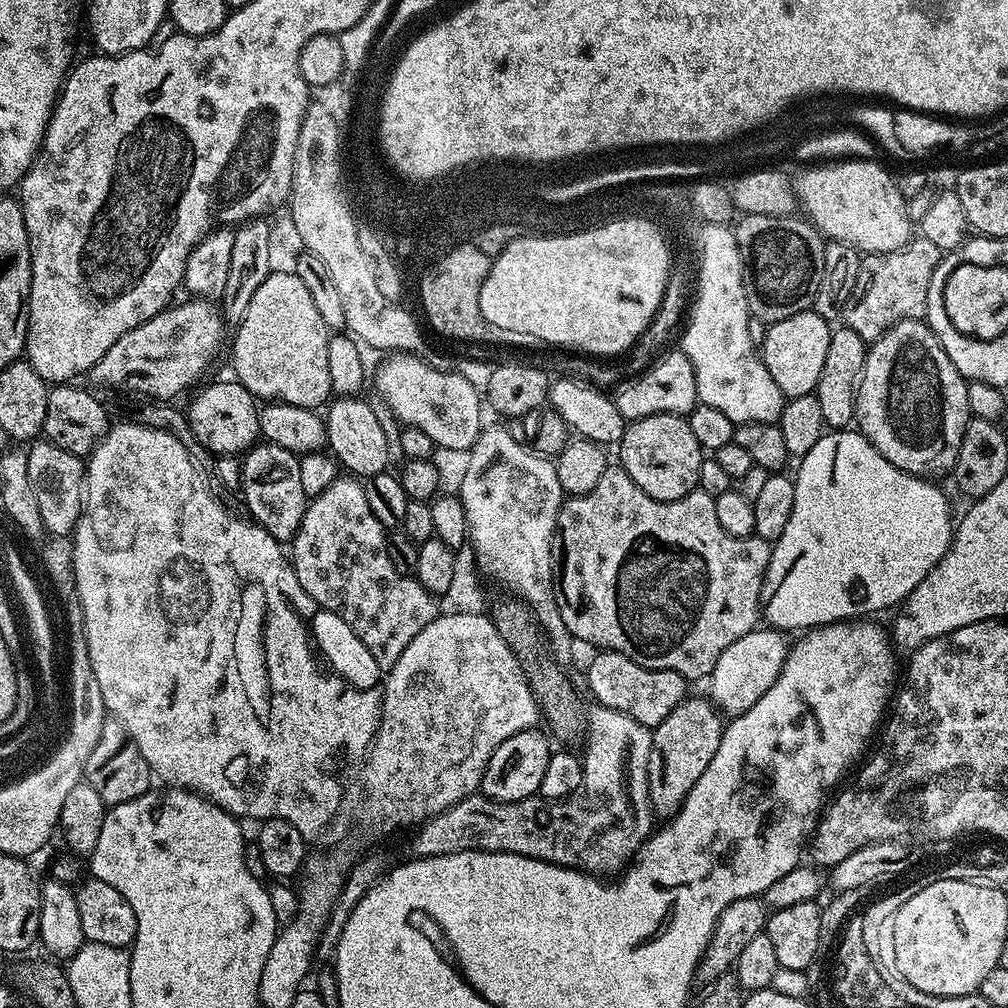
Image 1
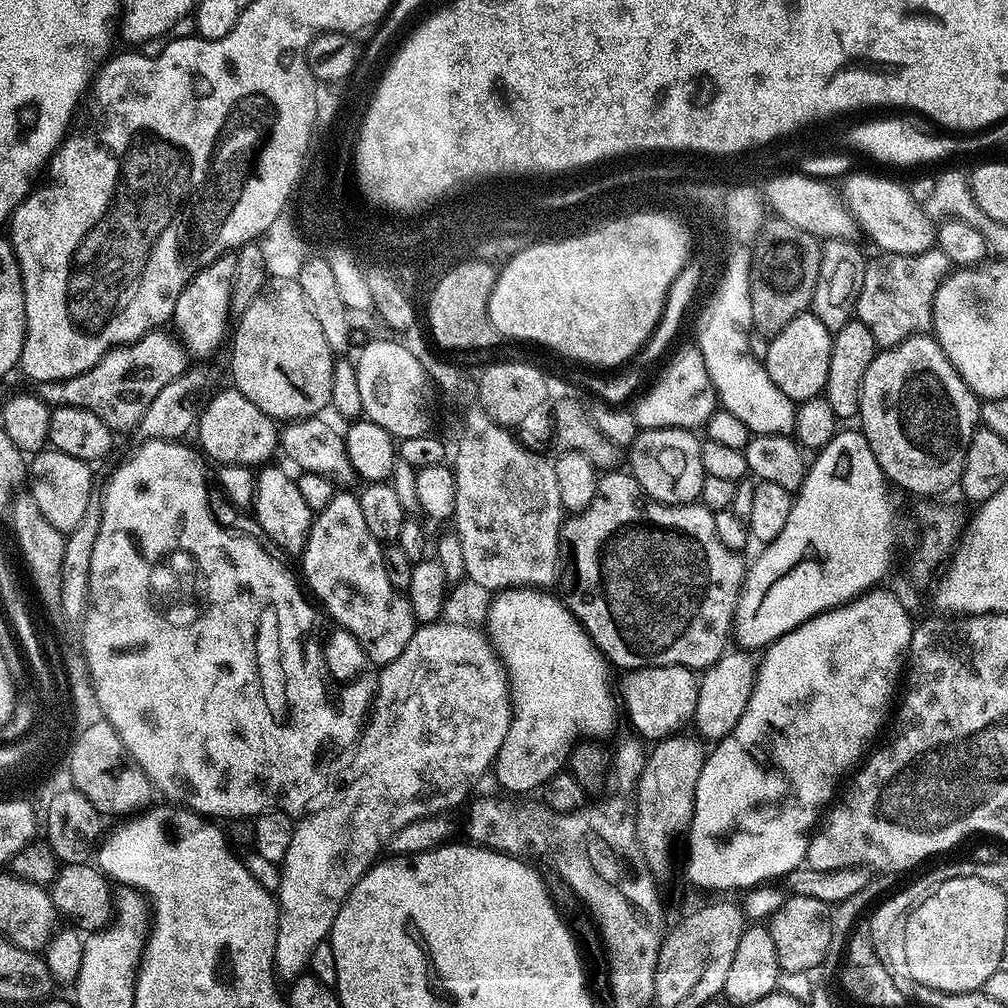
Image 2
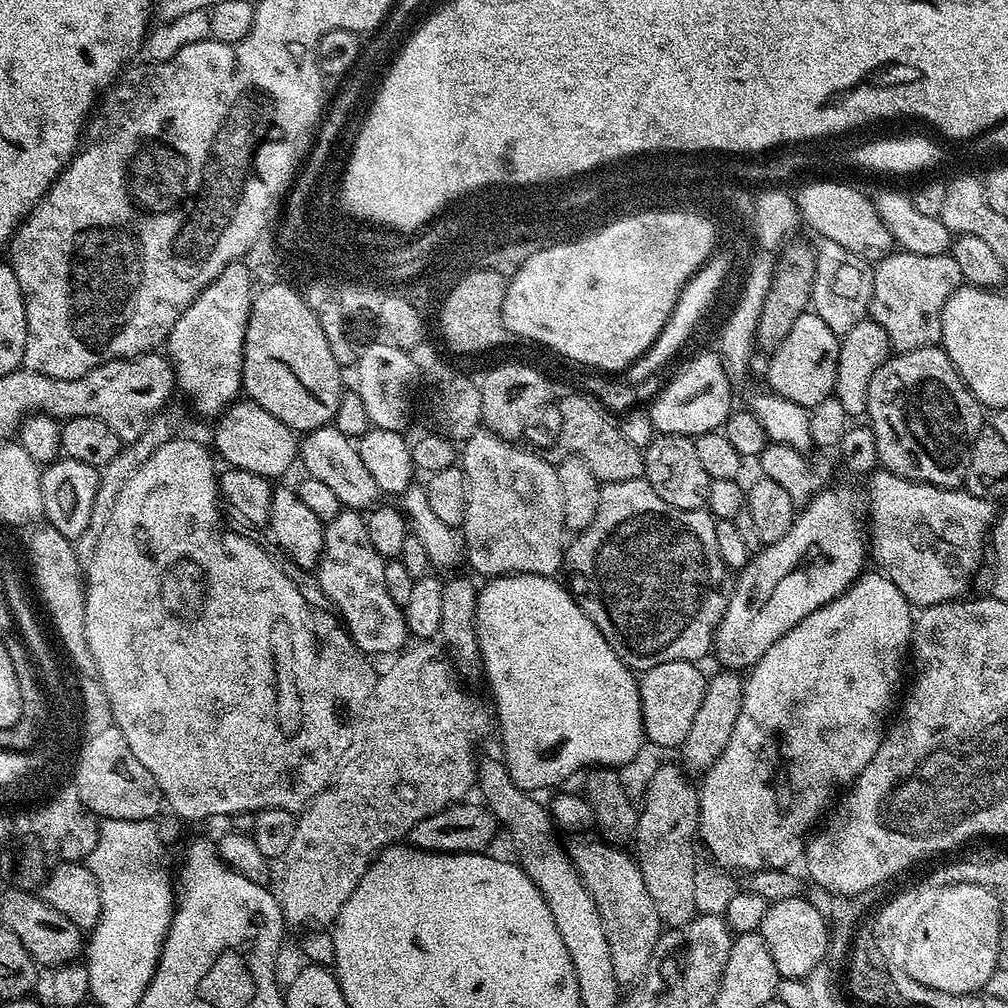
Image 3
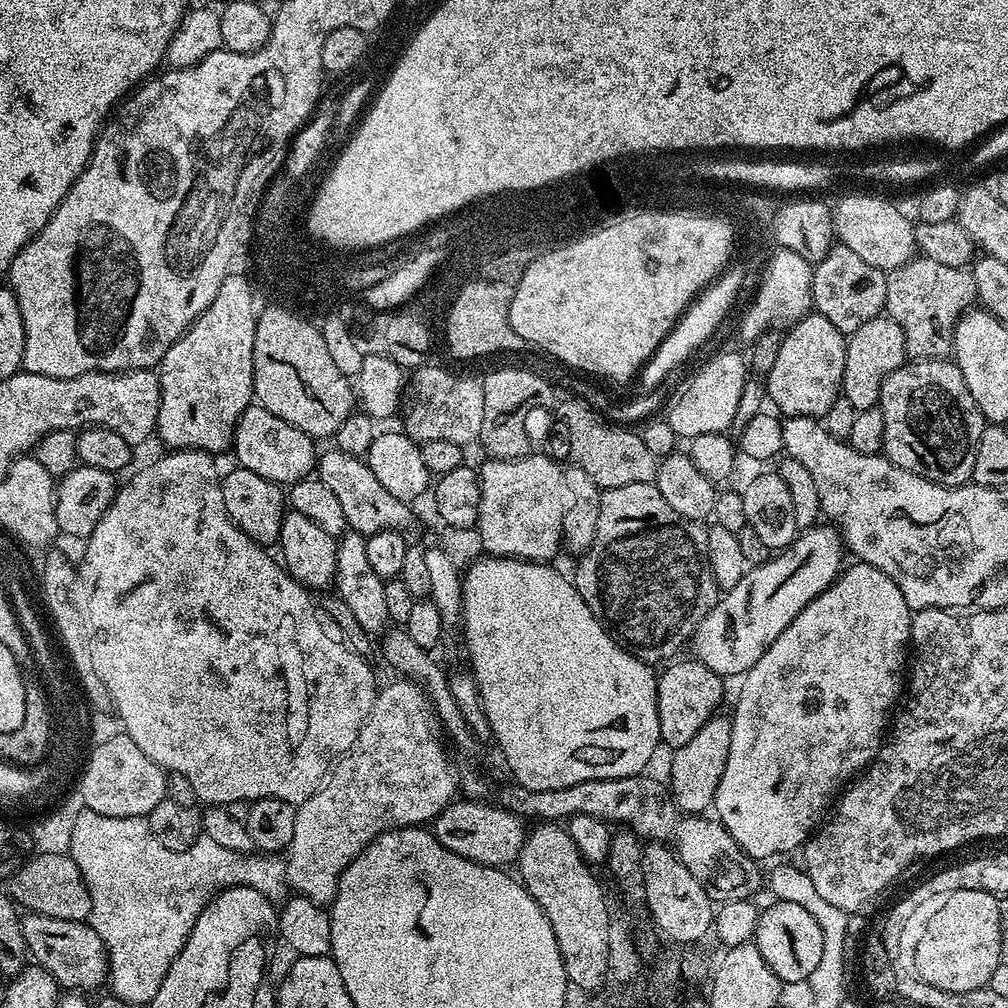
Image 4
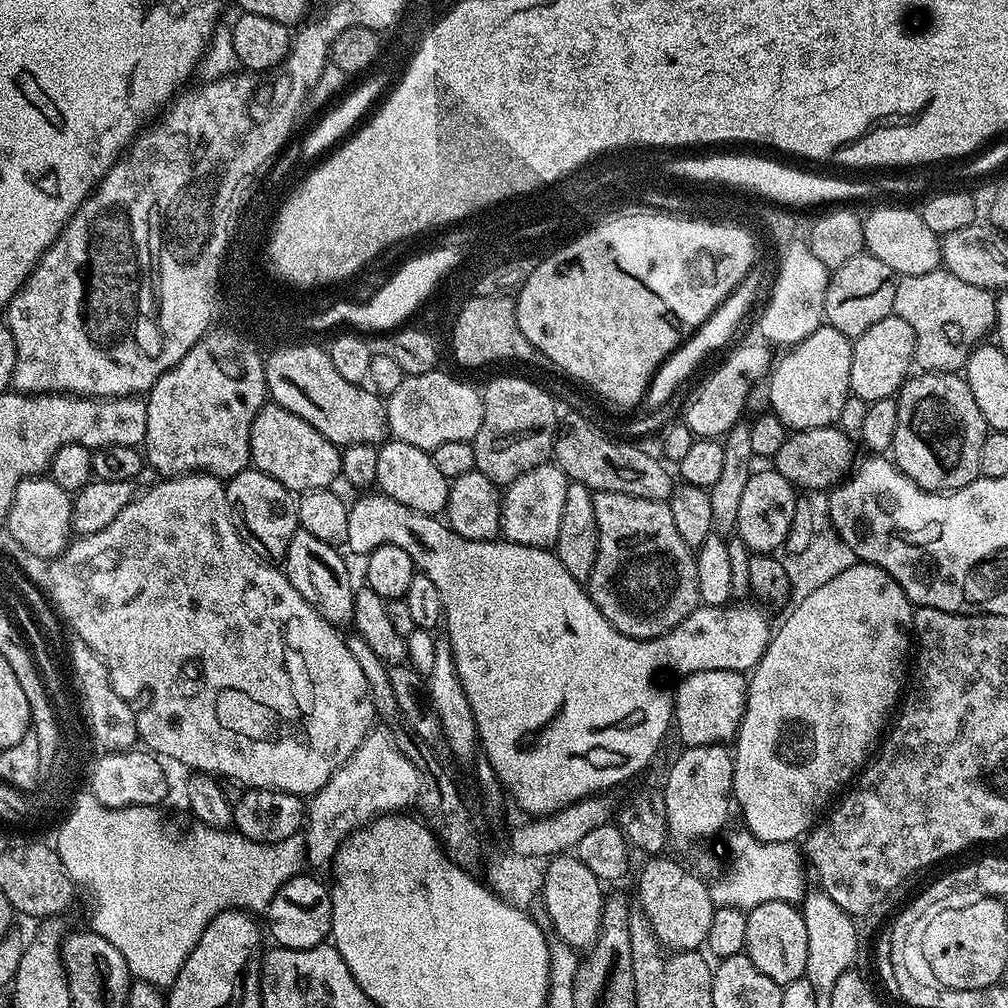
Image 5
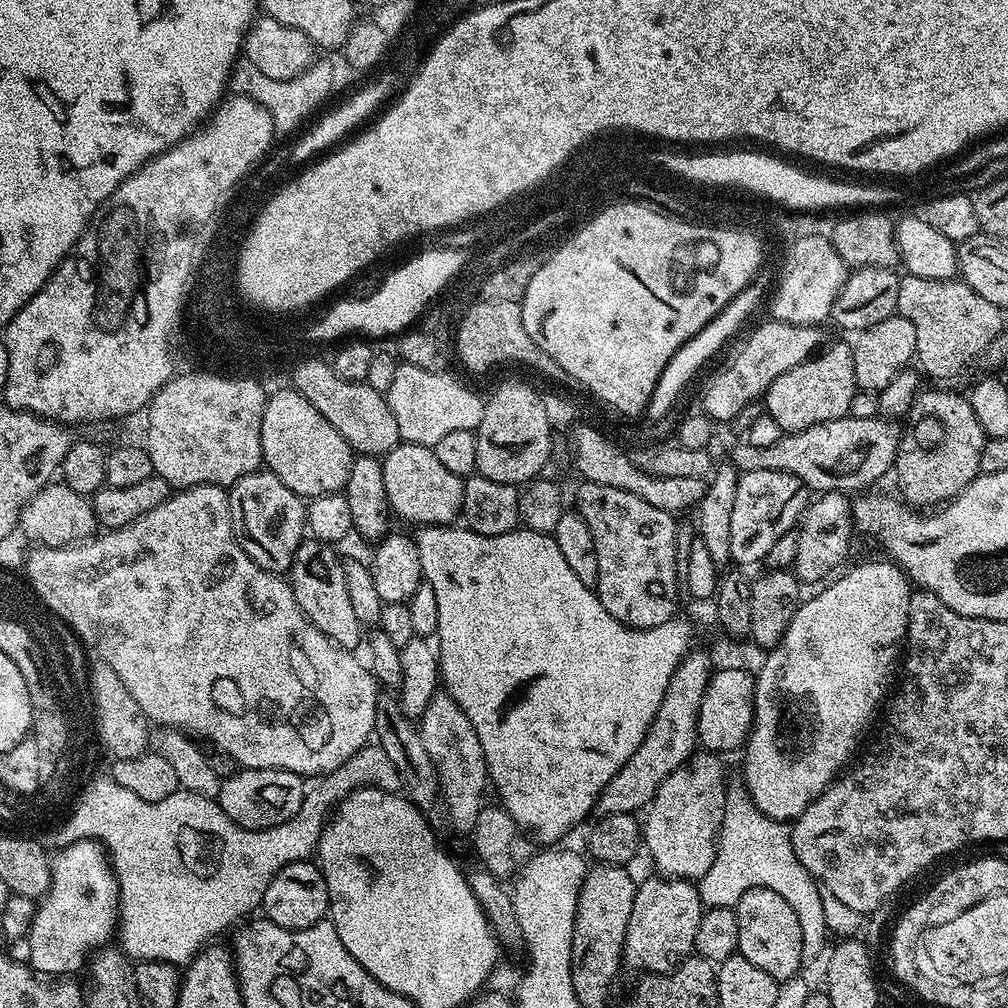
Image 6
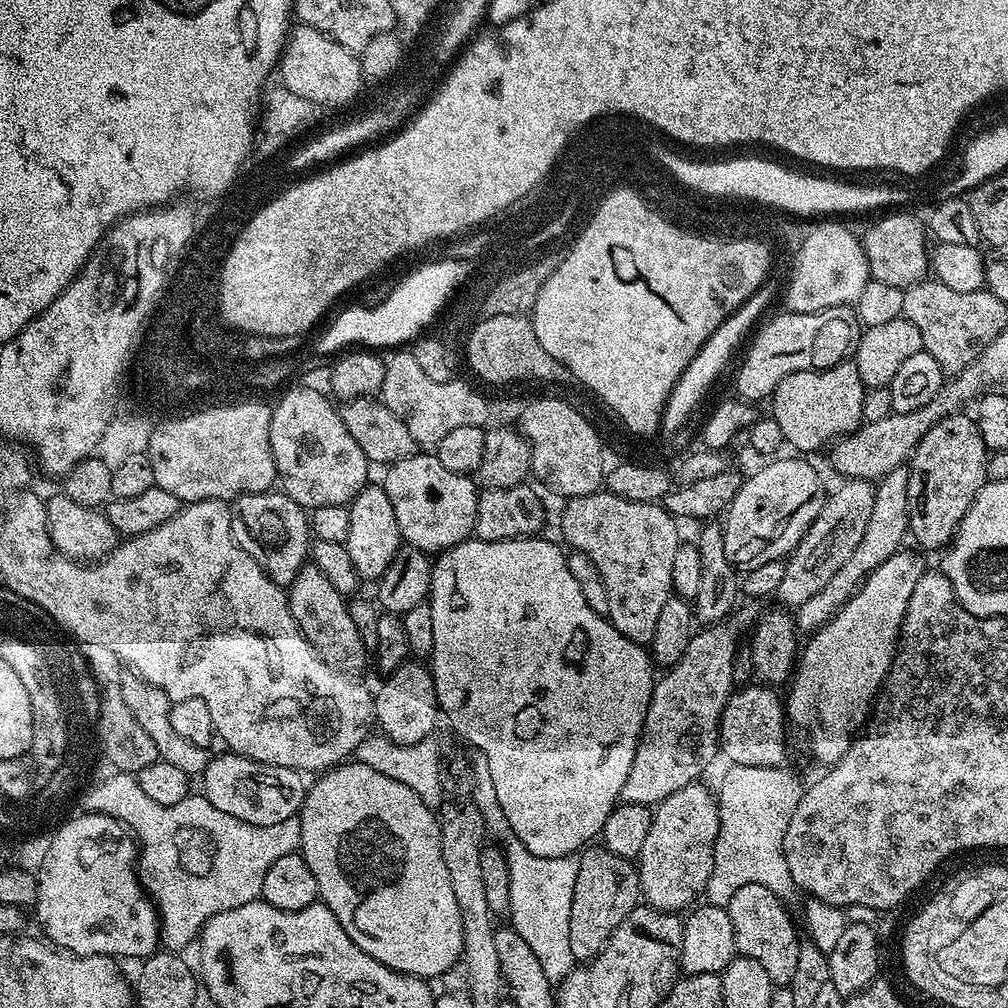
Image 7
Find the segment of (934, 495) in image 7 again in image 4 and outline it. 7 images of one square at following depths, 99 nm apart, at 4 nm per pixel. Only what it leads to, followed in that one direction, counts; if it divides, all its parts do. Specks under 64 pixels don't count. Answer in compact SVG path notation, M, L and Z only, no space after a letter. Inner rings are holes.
M912 358L901 364L894 374L886 378L886 382L882 382L878 407L884 419L882 452L893 464L933 480L936 484L959 486L971 481L974 454L978 454L978 438L982 438L986 421L974 398L970 398L970 390L966 390L966 378L962 378L962 370L951 359Z

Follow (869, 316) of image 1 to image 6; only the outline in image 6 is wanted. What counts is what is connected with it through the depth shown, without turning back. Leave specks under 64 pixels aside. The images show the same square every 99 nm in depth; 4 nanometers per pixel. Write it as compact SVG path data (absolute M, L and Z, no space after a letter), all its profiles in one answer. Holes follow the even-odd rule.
M907 274L900 276L898 286L898 306L896 311L906 322L914 325L916 339L915 363L925 377L933 376L933 381L944 382L951 376L956 376L975 356L981 357L987 347L994 342L1000 331L1006 326L1005 313L994 302L986 302L982 294L974 294L970 286L959 278L951 280L935 280L934 278L918 278Z

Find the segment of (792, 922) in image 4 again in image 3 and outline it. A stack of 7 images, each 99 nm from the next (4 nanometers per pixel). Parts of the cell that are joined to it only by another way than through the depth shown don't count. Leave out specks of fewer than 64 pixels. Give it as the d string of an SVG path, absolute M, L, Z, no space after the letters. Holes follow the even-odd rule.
M796 896L769 903L764 920L759 926L758 931L764 937L770 950L770 958L774 958L774 966L778 966L781 977L796 980L806 978L815 967L825 963L828 924L824 921L823 914L809 900Z

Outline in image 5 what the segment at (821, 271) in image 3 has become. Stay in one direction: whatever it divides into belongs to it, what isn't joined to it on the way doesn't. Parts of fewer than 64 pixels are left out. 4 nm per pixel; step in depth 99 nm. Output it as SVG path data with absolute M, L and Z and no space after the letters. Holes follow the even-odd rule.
M867 254L850 258L845 265L831 273L828 281L824 303L827 327L850 338L866 334L866 330L870 330L874 322L882 322L882 318L893 315L897 279L890 266L886 266L886 262L878 262L878 258Z

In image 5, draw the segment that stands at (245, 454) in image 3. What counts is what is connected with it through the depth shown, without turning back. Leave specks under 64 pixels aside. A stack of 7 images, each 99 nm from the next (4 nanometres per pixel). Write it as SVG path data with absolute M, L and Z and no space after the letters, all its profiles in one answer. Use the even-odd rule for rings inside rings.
M271 402L265 403L254 418L250 446L251 467L270 474L270 478L282 482L282 486L286 486L293 494L303 494L319 488L332 488L336 476L338 480L341 475L341 449L331 444L322 434L318 434L318 430L314 430L310 422L298 418L298 414L290 414L290 410Z

